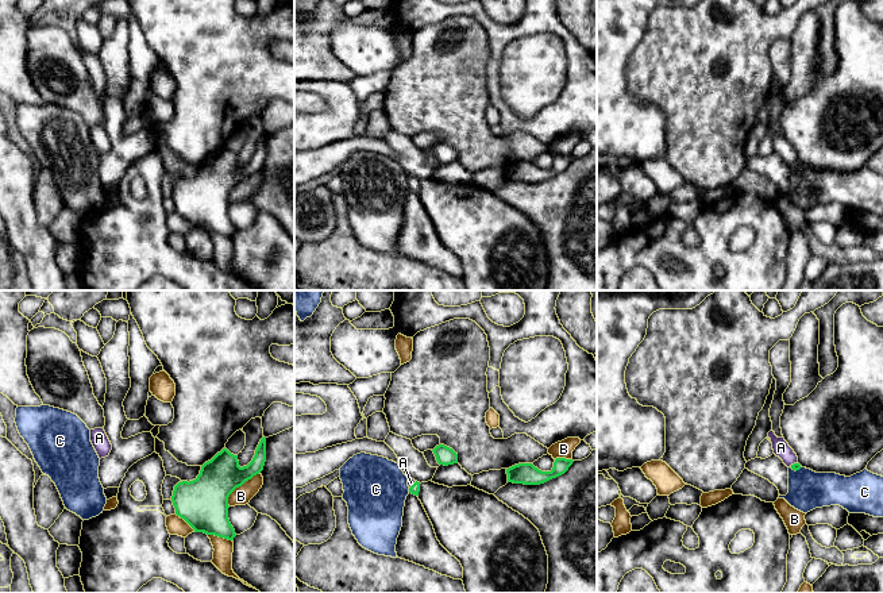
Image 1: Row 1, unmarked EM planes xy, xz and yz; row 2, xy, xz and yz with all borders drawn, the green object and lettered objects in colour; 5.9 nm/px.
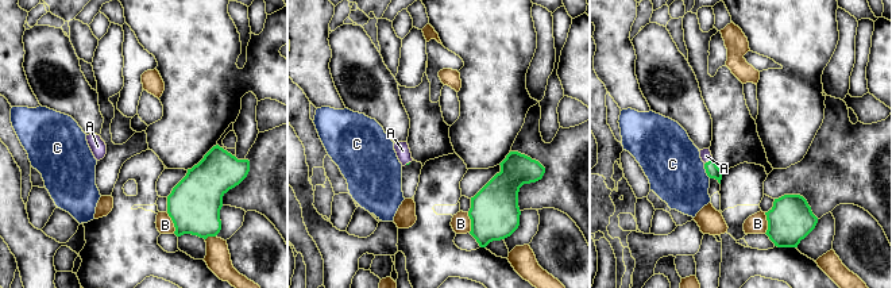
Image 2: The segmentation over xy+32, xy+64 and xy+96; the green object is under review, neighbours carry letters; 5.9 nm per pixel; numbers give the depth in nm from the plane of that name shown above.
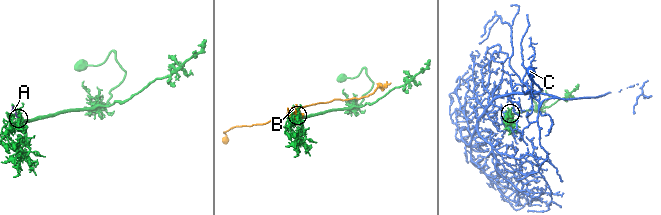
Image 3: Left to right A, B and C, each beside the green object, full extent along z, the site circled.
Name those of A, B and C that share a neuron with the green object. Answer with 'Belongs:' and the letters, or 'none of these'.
Belongs: A

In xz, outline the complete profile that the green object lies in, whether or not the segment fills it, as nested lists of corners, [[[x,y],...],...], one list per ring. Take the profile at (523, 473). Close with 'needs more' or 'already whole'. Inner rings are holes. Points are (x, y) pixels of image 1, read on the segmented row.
[[[556,458],[551,471],[541,471],[532,463],[518,463],[506,469],[508,482],[540,485],[564,474],[572,465],[572,462],[572,459]]]; already whole

